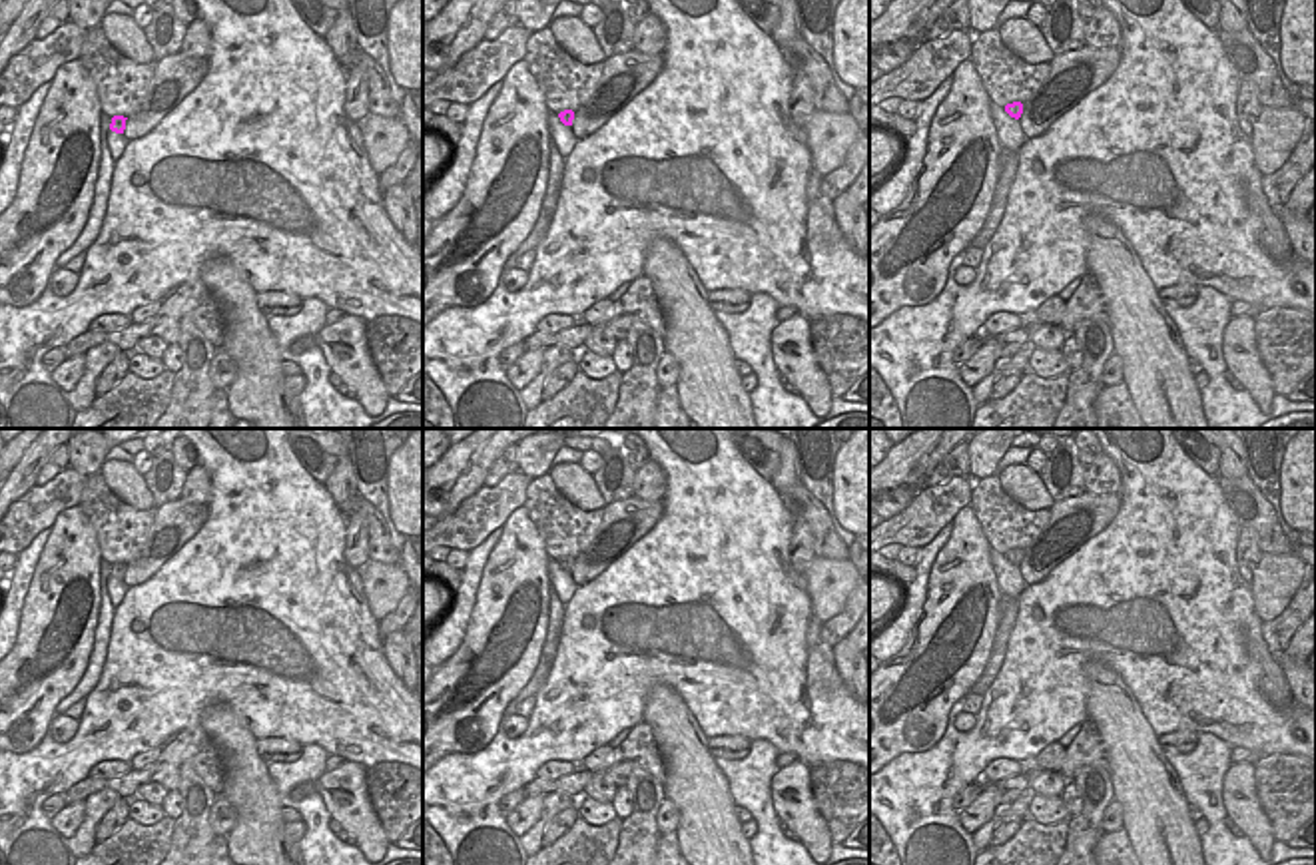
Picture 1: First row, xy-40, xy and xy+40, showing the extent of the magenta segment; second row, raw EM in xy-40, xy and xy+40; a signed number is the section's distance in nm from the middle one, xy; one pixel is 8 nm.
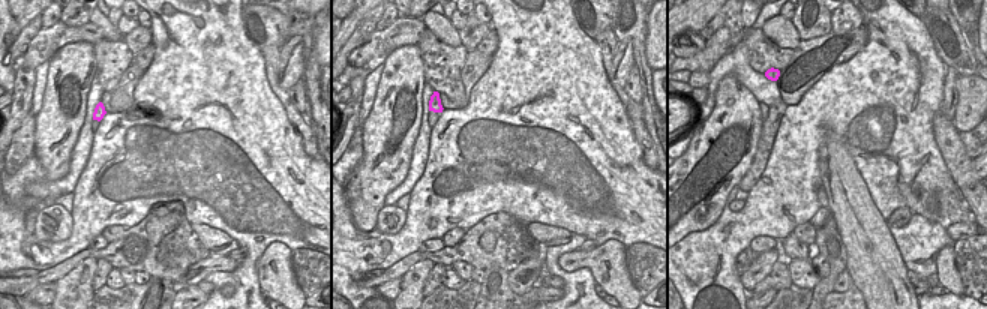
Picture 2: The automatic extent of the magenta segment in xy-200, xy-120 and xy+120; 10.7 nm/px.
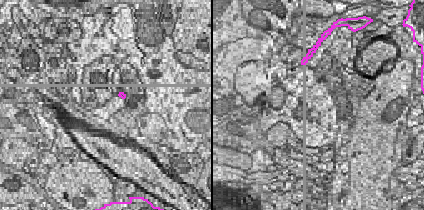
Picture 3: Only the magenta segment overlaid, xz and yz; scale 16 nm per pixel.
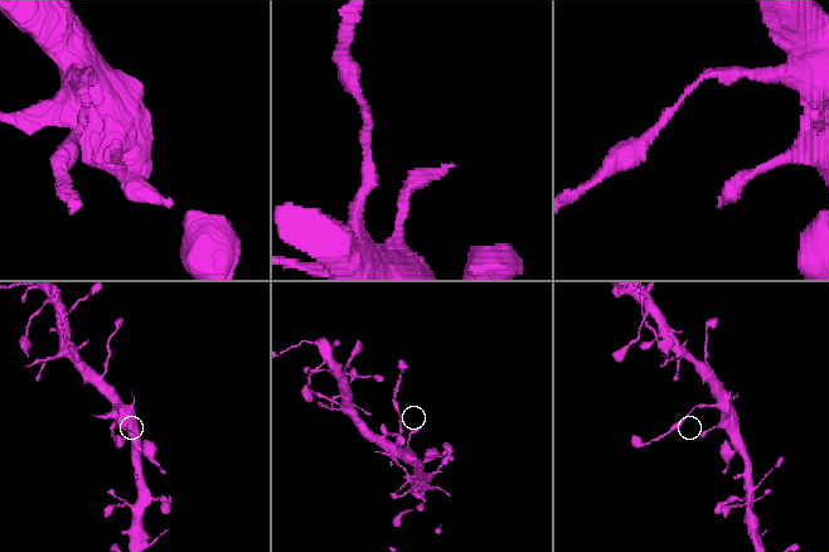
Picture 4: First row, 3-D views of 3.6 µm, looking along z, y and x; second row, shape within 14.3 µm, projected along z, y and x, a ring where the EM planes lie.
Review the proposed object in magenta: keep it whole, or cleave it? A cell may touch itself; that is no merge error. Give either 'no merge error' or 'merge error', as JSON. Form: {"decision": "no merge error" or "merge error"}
{"decision": "merge error"}

